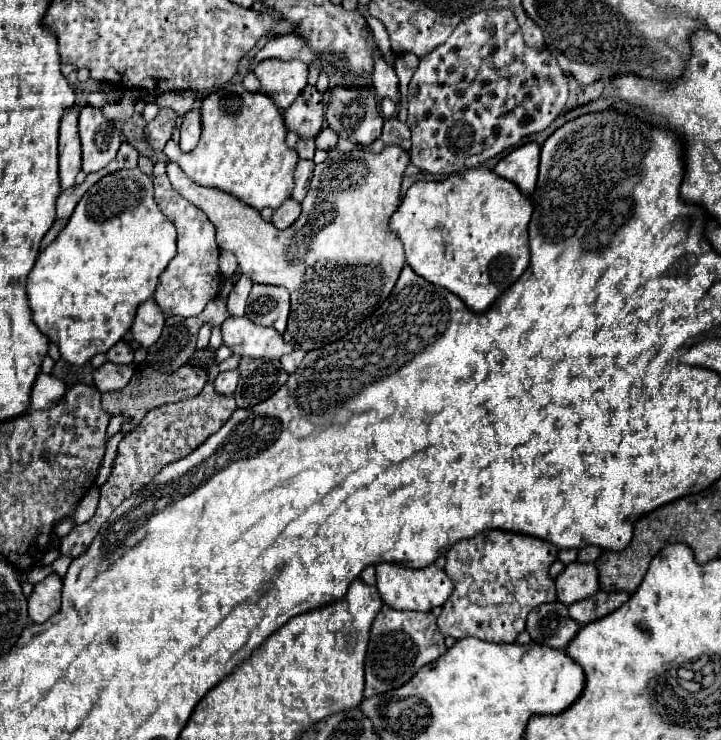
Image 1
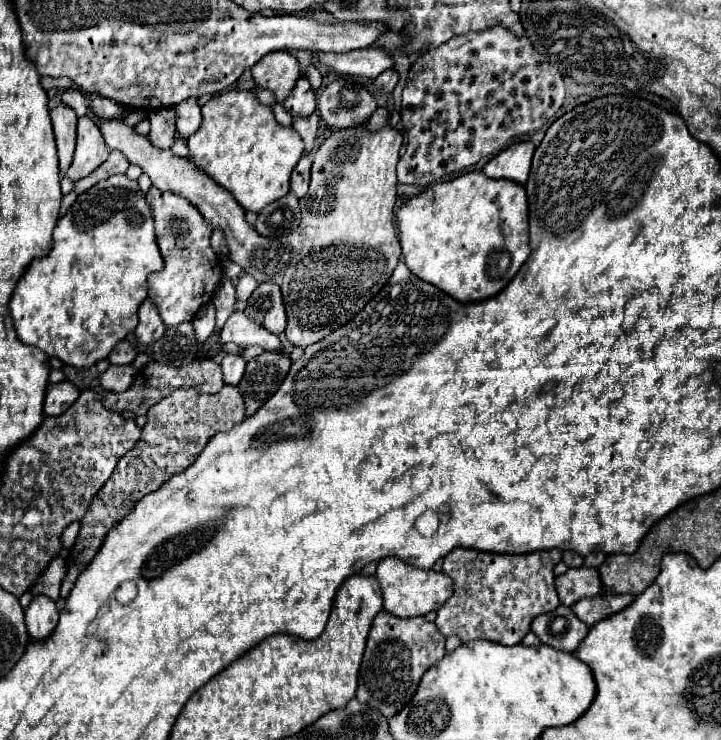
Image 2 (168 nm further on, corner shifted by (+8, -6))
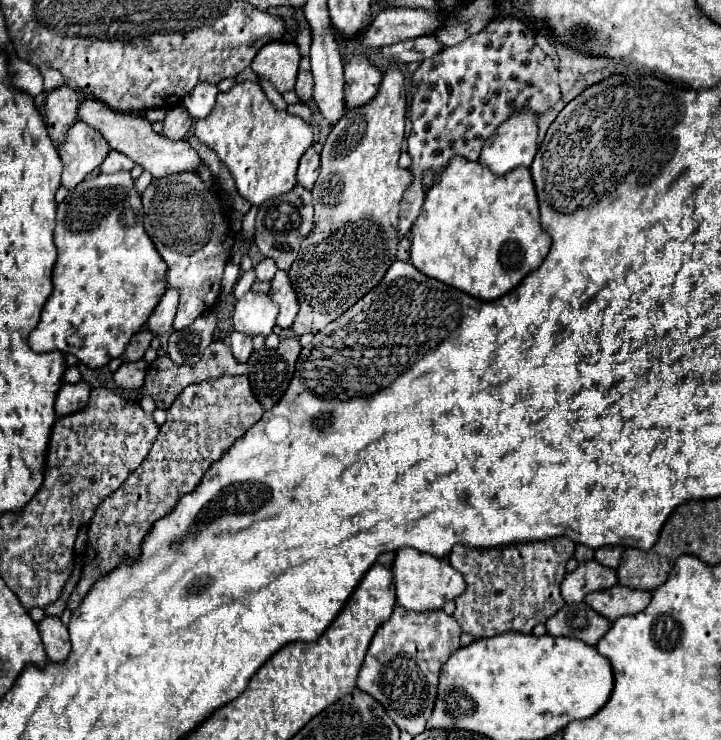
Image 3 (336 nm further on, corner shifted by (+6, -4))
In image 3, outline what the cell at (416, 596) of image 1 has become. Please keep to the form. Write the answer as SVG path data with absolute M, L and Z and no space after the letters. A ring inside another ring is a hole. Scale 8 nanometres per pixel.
M402 548L396 552L396 560L392 564L394 580L396 580L396 598L398 606L412 610L412 612L426 612L426 610L440 610L444 602L456 600L464 588L464 576L450 566L444 558L434 558L430 554L422 554L412 548Z

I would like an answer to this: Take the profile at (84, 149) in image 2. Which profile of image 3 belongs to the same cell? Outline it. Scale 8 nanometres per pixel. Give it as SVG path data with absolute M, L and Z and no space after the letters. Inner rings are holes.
M74 122L70 132L66 132L66 140L56 144L56 150L64 164L62 186L74 188L104 162L110 146L98 130L84 122Z

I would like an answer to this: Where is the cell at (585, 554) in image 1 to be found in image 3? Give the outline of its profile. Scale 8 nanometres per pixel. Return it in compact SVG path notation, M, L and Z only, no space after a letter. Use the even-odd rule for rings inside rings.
M616 544L616 546L602 546L596 550L596 560L608 568L618 568L620 558L622 558L624 546Z

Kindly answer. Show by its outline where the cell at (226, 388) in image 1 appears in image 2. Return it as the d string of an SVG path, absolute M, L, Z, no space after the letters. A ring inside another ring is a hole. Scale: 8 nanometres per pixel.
M226 354L220 366L222 366L222 374L224 374L224 384L236 386L244 374L246 362L238 354Z

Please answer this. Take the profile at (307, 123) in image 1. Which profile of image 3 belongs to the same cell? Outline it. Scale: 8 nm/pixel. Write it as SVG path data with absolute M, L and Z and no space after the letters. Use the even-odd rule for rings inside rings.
M304 58L298 70L298 80L296 80L296 92L300 96L302 102L310 102L312 100L312 72L310 72L310 64Z

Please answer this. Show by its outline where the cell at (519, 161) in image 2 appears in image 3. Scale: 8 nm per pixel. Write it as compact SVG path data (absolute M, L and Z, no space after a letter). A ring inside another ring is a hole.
M514 112L498 132L486 140L480 152L480 164L494 174L506 174L518 166L530 166L538 150L538 116L532 112Z

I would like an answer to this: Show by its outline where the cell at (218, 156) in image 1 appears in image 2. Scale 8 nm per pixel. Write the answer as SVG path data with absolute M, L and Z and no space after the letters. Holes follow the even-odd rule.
M230 90L214 96L208 104L202 106L202 126L198 128L192 138L188 138L188 160L196 164L202 172L206 172L210 178L216 178L216 184L232 192L236 202L248 210L248 212L260 212L264 206L276 202L290 190L290 172L294 170L296 162L302 156L304 144L294 128L282 128L270 106L260 104L252 92L246 90Z

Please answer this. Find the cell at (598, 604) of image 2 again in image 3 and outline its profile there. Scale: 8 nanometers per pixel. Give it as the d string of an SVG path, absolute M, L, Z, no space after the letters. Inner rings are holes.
M612 586L606 590L592 592L584 598L584 602L594 608L598 614L602 614L608 620L618 620L626 614L638 614L642 612L652 600L652 592L648 590L630 590L626 586Z

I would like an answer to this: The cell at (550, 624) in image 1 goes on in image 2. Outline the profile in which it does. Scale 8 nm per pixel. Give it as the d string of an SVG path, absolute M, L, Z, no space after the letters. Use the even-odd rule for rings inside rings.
M558 606L554 612L540 614L532 620L530 632L534 632L542 644L562 652L574 652L582 638L588 634L588 626L578 620L568 606Z

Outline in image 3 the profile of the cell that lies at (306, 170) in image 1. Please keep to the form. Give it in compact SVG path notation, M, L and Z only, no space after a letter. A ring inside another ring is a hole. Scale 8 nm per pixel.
M310 148L304 152L304 156L300 158L300 166L298 166L298 184L302 184L306 190L312 190L316 178L320 172L320 154Z

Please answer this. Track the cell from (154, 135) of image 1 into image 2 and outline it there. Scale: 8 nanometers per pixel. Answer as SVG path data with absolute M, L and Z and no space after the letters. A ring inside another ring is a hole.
M160 108L150 114L150 134L148 140L160 148L168 150L176 140L176 112L172 108Z

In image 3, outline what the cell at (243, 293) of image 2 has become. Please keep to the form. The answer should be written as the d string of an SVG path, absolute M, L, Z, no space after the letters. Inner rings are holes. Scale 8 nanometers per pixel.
M264 258L260 264L256 264L256 276L262 282L270 282L276 272L278 272L278 268L276 268L274 260L270 260L270 258Z

